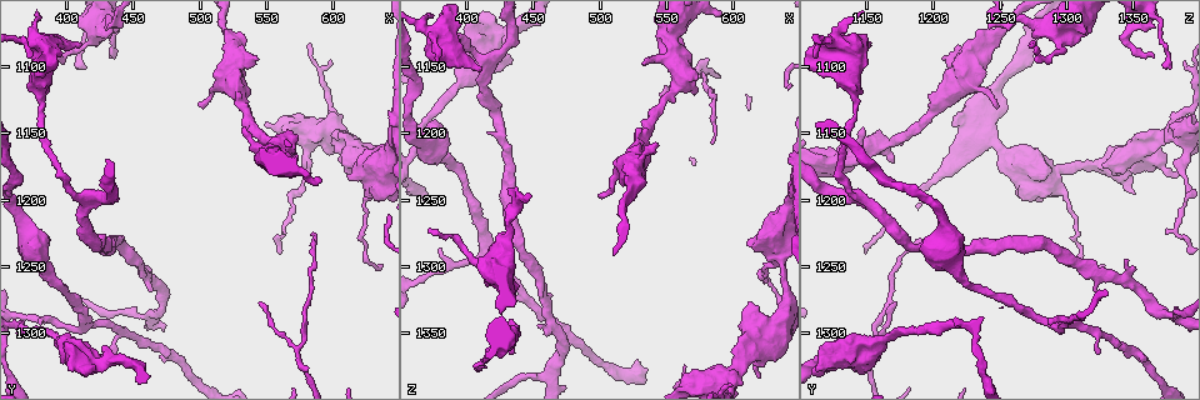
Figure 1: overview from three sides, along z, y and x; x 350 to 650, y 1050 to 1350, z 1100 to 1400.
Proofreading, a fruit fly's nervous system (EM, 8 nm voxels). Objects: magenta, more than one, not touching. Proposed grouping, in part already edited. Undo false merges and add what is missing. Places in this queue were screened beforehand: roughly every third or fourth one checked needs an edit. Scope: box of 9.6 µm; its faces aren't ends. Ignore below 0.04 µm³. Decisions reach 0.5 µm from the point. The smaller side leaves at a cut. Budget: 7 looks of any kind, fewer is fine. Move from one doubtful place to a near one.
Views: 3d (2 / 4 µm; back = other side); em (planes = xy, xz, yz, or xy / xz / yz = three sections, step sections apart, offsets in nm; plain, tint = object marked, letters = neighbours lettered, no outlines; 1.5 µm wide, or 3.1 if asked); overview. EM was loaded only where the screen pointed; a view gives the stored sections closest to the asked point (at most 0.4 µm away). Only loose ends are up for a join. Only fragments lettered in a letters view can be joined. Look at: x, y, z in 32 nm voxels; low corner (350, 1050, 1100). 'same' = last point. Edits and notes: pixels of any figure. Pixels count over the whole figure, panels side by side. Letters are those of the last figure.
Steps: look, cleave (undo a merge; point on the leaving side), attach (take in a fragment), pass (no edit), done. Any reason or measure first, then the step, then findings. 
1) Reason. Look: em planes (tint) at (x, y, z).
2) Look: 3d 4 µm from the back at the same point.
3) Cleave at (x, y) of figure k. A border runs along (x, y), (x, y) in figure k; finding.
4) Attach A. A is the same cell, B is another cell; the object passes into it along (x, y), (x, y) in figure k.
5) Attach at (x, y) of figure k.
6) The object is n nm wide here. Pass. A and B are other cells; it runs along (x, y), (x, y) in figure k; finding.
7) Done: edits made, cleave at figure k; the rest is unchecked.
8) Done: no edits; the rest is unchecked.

Calibre changes. Look: em yz step 4 (tint) at (370, 1080, 1122).

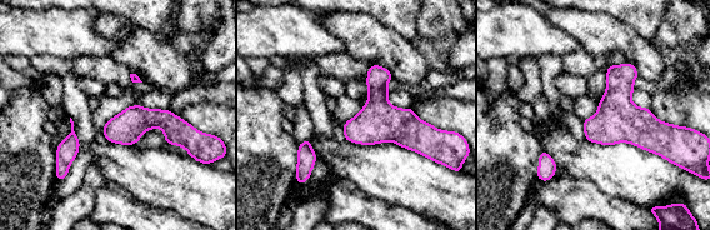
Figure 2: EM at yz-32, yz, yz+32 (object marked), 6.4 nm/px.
Another direction. Look: em planes (tint) at the same point.

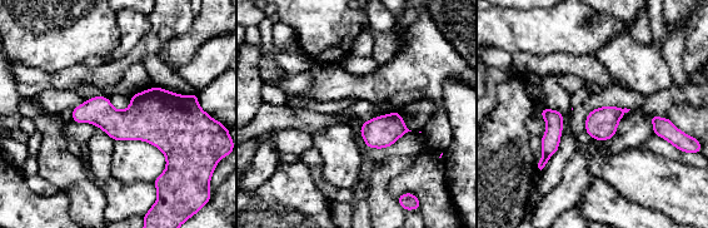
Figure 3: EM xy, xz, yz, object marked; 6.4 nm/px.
Look: em planes (letters) at the same point.

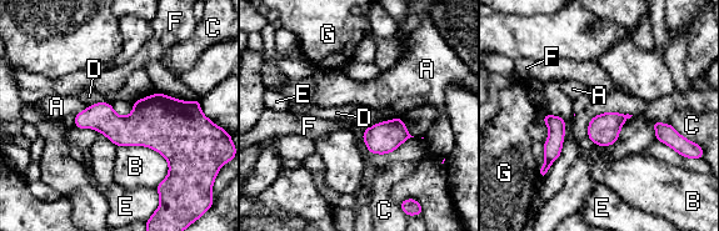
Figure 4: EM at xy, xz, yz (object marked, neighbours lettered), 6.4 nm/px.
The object is 200 nm wide here. Pass. A, B, C, D, E, F and G are other cells; all the same neuron.

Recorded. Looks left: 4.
Branch point. Look: em planes (letters) at (414, 1198, 1144).

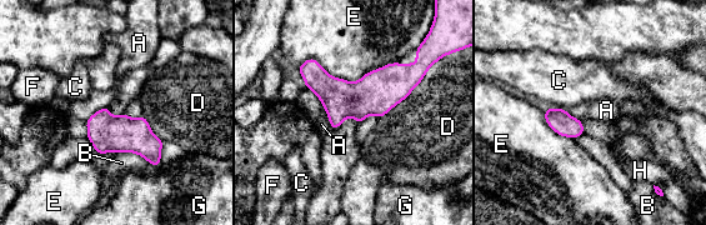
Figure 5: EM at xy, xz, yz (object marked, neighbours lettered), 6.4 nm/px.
The object is 240 nm wide here. Pass. A, B, C, D, E, F, G and H are other cells; a border runs along (395, 61), (355, 81), (298, 68) in figure 5; continuous, no second neuron.

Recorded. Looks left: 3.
Look: em planes (letters) at (572, 1172, 1170).

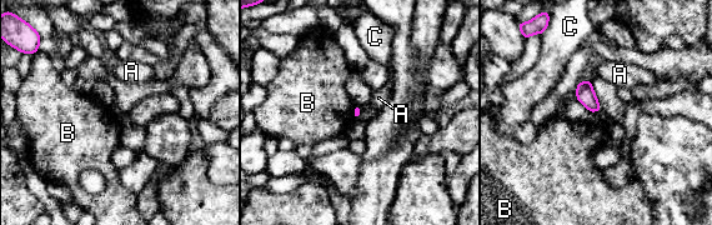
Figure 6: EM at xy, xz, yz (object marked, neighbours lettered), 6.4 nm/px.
Pass. A, B and C are other cells; a border runs along (355, 104), (352, 119) in figure 6; no lettered fragment goes on from it.

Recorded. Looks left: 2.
Done: no edits; the rest is unchecked.

